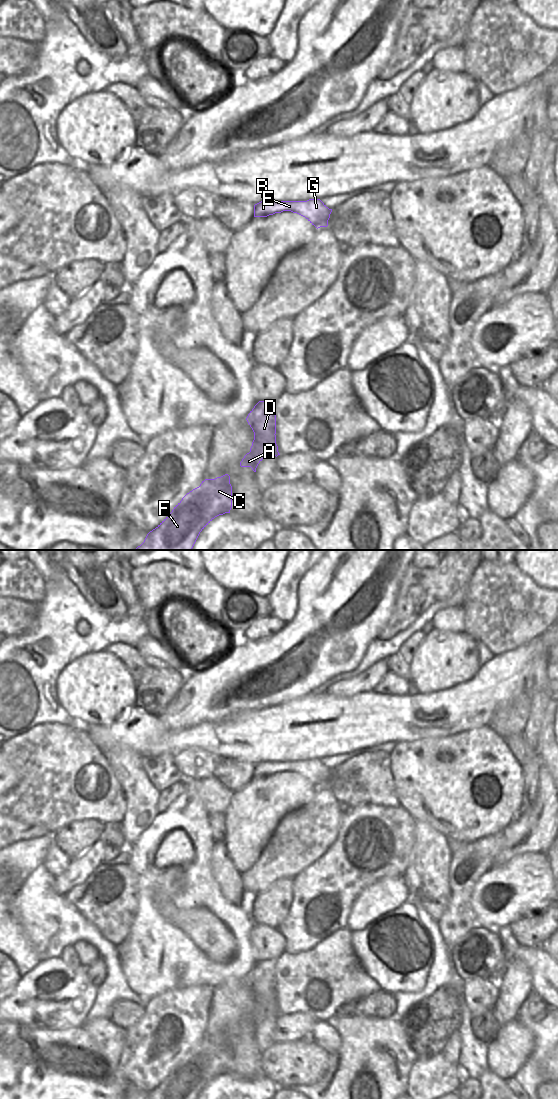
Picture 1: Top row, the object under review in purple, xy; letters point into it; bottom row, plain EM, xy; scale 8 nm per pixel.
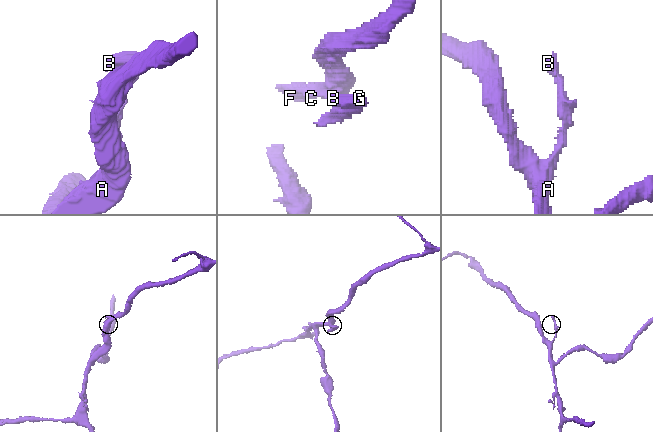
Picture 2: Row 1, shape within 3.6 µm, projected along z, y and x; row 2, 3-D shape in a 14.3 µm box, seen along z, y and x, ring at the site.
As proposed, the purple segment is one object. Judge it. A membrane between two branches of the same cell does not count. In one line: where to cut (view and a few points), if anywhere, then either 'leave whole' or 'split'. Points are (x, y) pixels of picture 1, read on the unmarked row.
xy (270, 960), (273, 964), (273, 991), (275, 993) | split

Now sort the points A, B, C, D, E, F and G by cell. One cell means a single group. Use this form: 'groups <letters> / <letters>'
groups A C D F / B E G

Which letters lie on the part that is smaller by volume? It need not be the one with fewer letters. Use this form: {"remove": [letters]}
{"remove": ["B", "E", "G"]}

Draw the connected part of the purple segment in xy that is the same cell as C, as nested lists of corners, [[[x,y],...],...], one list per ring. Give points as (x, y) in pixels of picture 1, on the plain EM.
[[[230,1036],[205,1039],[145,1099],[197,1099],[215,1077],[230,1073],[231,1068]]]

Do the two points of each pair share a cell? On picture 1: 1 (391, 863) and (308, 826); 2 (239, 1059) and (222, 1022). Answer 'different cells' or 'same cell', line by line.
1: different cells
2: same cell

